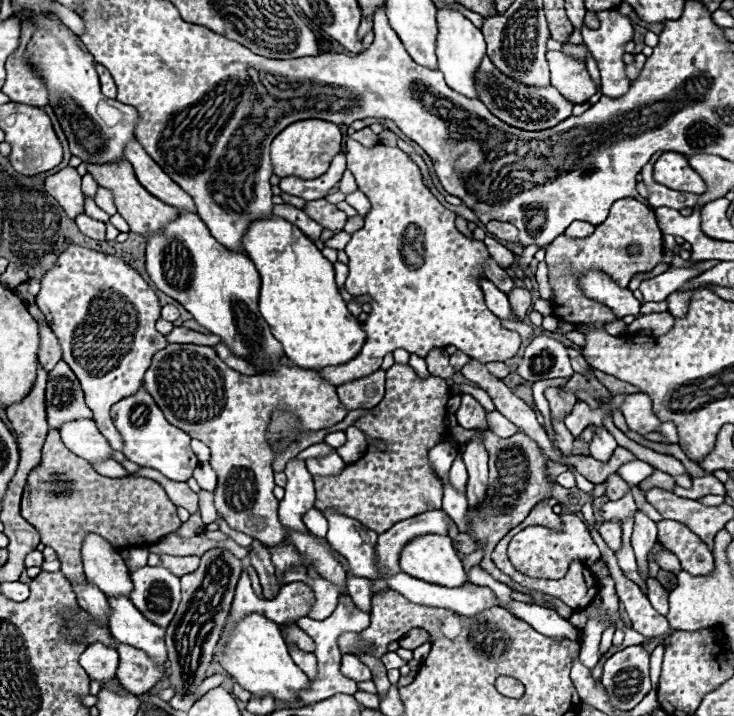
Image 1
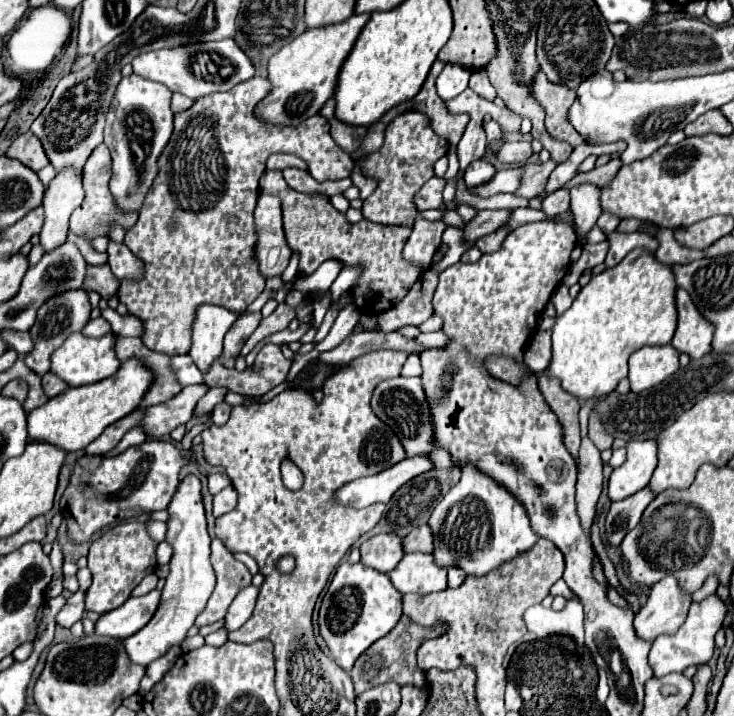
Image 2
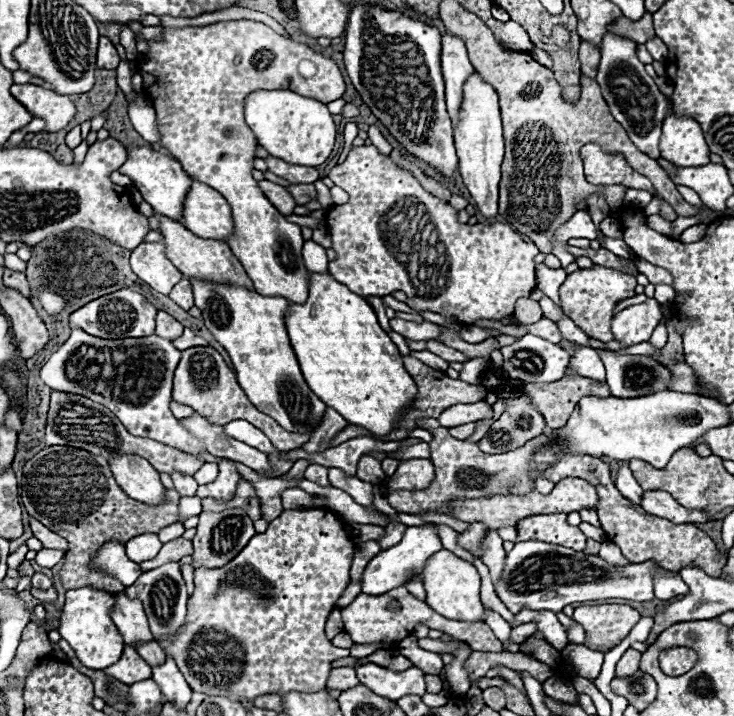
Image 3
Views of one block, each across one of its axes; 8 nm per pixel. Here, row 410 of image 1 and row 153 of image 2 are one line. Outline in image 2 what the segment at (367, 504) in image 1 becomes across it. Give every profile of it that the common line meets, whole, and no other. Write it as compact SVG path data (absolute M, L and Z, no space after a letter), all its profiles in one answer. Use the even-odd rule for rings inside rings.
M410 110L396 116L386 126L382 148L358 160L362 176L374 178L378 182L376 190L362 204L364 218L384 226L392 226L392 224L412 226L418 214L412 198L434 176L434 162L442 158L446 152L448 152L448 142L432 130L430 118L426 114L418 110Z

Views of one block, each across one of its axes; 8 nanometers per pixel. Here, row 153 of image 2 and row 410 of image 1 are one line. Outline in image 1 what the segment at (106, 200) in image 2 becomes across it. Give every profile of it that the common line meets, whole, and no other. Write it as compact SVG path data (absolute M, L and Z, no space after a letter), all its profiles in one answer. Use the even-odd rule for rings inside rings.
M70 246L44 276L36 304L44 316L52 316L50 328L62 346L62 360L78 376L98 430L114 450L122 450L124 440L110 418L110 406L140 388L152 356L168 346L154 328L160 318L158 296L120 258Z

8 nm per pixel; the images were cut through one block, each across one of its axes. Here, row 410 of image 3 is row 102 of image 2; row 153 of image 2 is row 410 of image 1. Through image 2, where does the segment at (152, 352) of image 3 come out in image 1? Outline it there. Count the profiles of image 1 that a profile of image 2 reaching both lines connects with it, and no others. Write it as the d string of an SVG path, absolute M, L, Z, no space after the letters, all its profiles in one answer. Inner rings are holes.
M140 386L136 394L116 402L110 414L118 432L124 438L122 452L128 456L128 460L142 467L158 470L166 478L176 482L186 482L193 475L194 469L198 466L198 460L190 448L190 436L166 420L164 412L160 412L158 404L152 400L152 396L144 386Z

